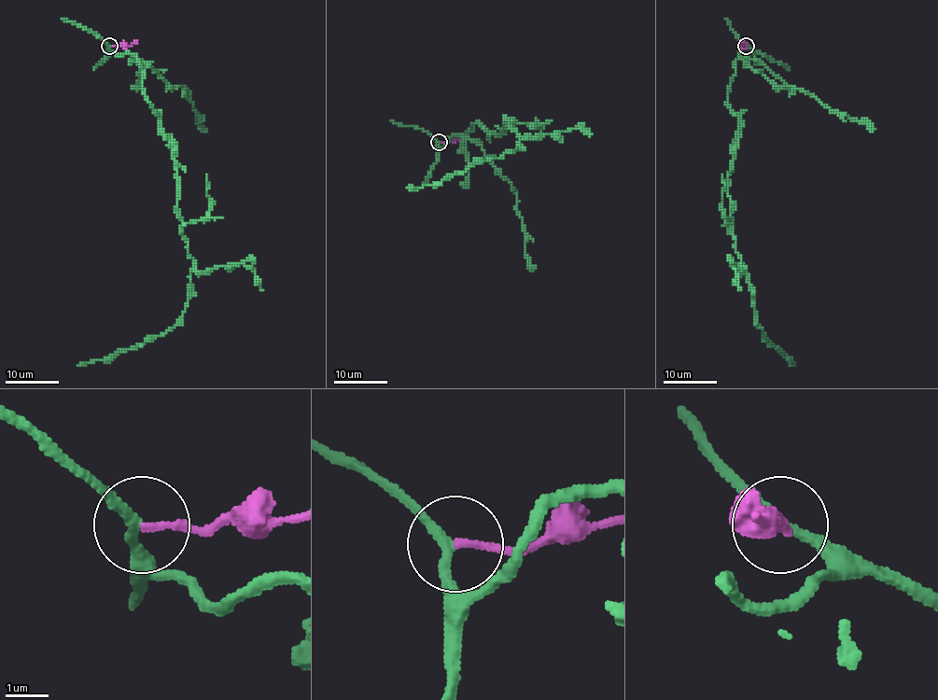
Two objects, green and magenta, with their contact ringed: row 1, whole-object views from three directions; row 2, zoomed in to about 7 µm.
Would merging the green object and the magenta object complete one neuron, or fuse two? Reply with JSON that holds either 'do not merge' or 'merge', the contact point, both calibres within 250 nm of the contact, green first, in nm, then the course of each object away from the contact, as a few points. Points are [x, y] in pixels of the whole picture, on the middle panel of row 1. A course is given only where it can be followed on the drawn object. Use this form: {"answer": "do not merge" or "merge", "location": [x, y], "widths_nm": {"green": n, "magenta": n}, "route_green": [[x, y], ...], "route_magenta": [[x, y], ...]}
{"answer": "merge", "location": [439, 142], "widths_nm": {"green": 220, "magenta": 160}, "route_green": [[439, 141], [440, 148], [473, 124], [489, 136], [507, 118], [523, 137], [500, 158], [407, 187]], "route_magenta": [[439, 141], [454, 141], [467, 133]]}

